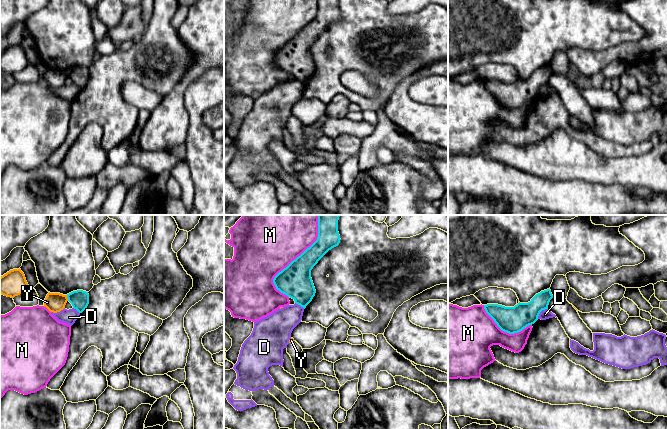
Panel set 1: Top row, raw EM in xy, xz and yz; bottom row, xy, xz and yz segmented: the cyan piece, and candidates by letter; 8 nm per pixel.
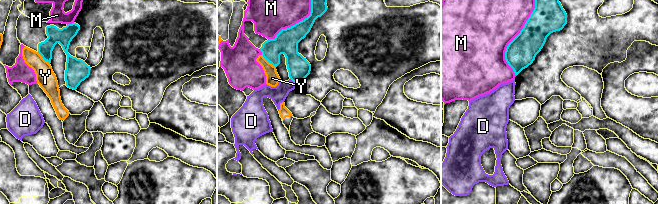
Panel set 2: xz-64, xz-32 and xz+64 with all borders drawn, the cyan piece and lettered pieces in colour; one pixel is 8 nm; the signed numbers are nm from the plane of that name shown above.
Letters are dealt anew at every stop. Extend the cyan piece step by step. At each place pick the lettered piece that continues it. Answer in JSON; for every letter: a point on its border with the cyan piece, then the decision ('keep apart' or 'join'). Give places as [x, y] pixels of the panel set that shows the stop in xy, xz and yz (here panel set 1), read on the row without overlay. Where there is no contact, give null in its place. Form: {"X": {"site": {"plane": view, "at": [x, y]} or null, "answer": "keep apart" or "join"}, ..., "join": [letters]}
{"D": {"site": {"plane": "yz", "at": [540, 87]}, "answer": "keep apart"}, "M": {"site": {"plane": "xz", "at": [292, 37]}, "answer": "keep apart"}, "Y": {"site": {"plane": "xy", "at": [67, 73]}, "answer": "keep apart"}, "join": []}

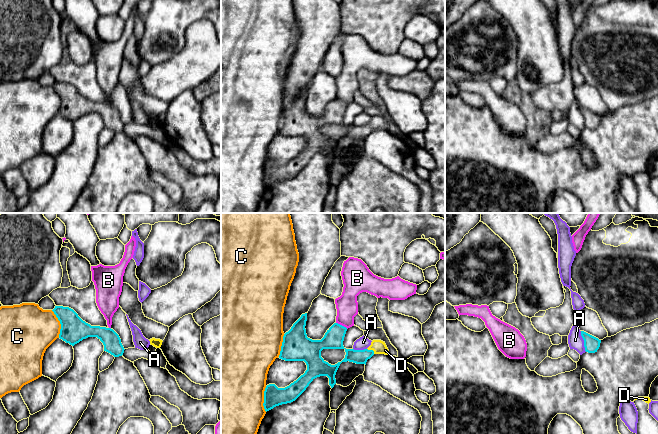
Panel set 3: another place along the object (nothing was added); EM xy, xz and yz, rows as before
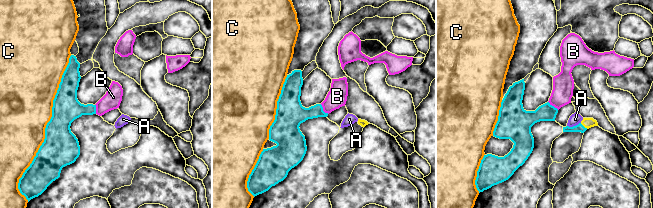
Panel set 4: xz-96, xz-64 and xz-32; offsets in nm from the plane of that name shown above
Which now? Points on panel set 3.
{"A": {"site": {"plane": "yz", "at": [584, 117]}, "answer": "keep apart"}, "B": {"site": {"plane": "xz", "at": [341, 101]}, "answer": "keep apart"}, "C": {"site": {"plane": "xy", "at": [60, 99]}, "answer": "keep apart"}, "D": {"site": {"plane": "xz", "at": [371, 126]}, "answer": "join"}, "join": ["D"]}

